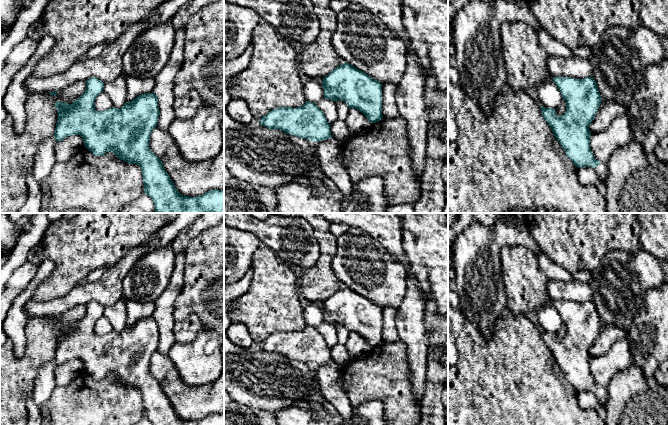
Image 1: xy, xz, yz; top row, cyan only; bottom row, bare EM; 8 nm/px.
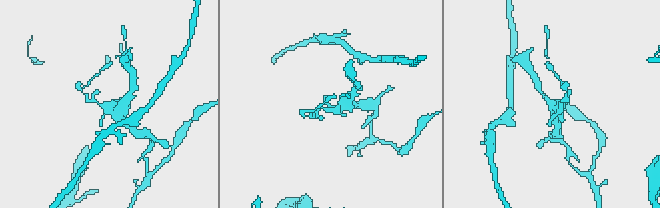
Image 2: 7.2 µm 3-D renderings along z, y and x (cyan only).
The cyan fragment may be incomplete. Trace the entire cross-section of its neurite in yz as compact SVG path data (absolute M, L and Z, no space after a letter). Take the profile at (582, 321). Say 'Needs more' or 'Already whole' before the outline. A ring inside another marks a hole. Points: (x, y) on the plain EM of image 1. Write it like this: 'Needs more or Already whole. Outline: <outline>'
Needs more. Outline: M591 300L584 303L553 301L553 306L566 325L566 335L562 340L557 340L556 333L541 330L543 342L575 390L593 392L605 409L607 387L596 384L590 372L589 349L602 325L596 305Z

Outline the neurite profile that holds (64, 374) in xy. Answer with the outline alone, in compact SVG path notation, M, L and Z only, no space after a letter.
M71 359L66 361L63 365L57 366L55 370L55 379L57 386L67 386L83 370L84 364L80 359Z

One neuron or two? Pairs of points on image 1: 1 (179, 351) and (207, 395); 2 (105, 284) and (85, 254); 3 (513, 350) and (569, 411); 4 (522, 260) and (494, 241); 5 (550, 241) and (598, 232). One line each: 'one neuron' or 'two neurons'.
1: two neurons
2: two neurons
3: one neuron
4: two neurons
5: one neuron

